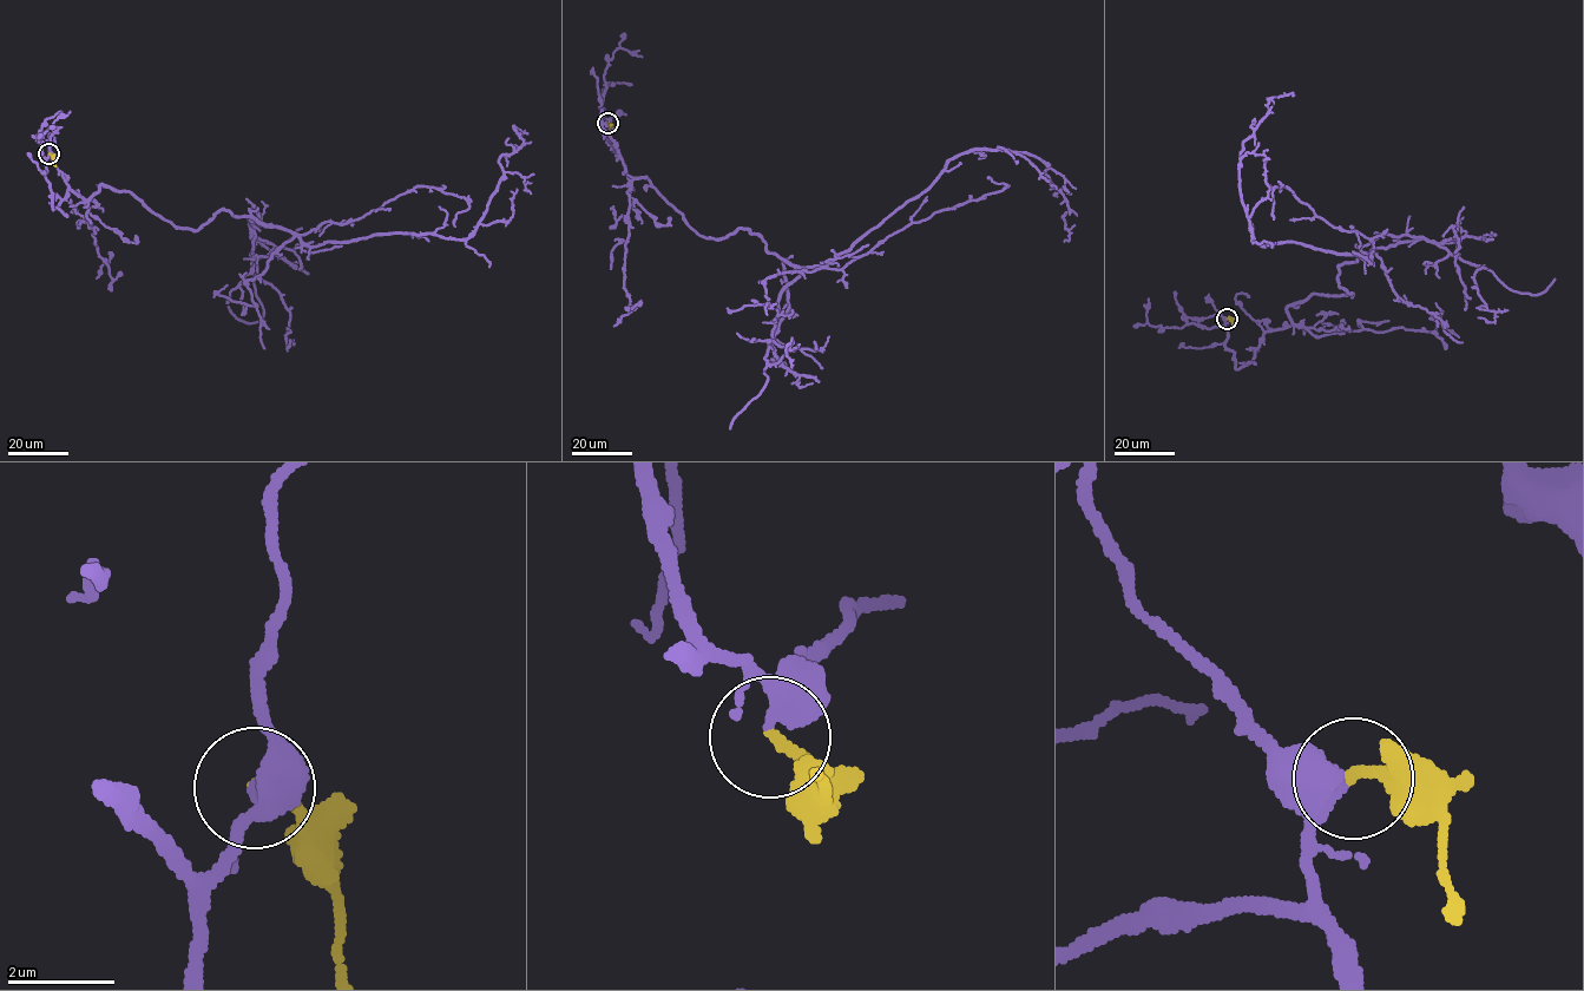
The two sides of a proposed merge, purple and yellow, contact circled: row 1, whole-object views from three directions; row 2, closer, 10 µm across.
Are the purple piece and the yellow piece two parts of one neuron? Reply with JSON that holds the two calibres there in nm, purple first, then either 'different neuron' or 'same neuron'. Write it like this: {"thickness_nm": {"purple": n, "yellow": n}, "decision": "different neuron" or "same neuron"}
{"thickness_nm": {"purple": 340, "yellow": 200}, "decision": "same neuron"}

